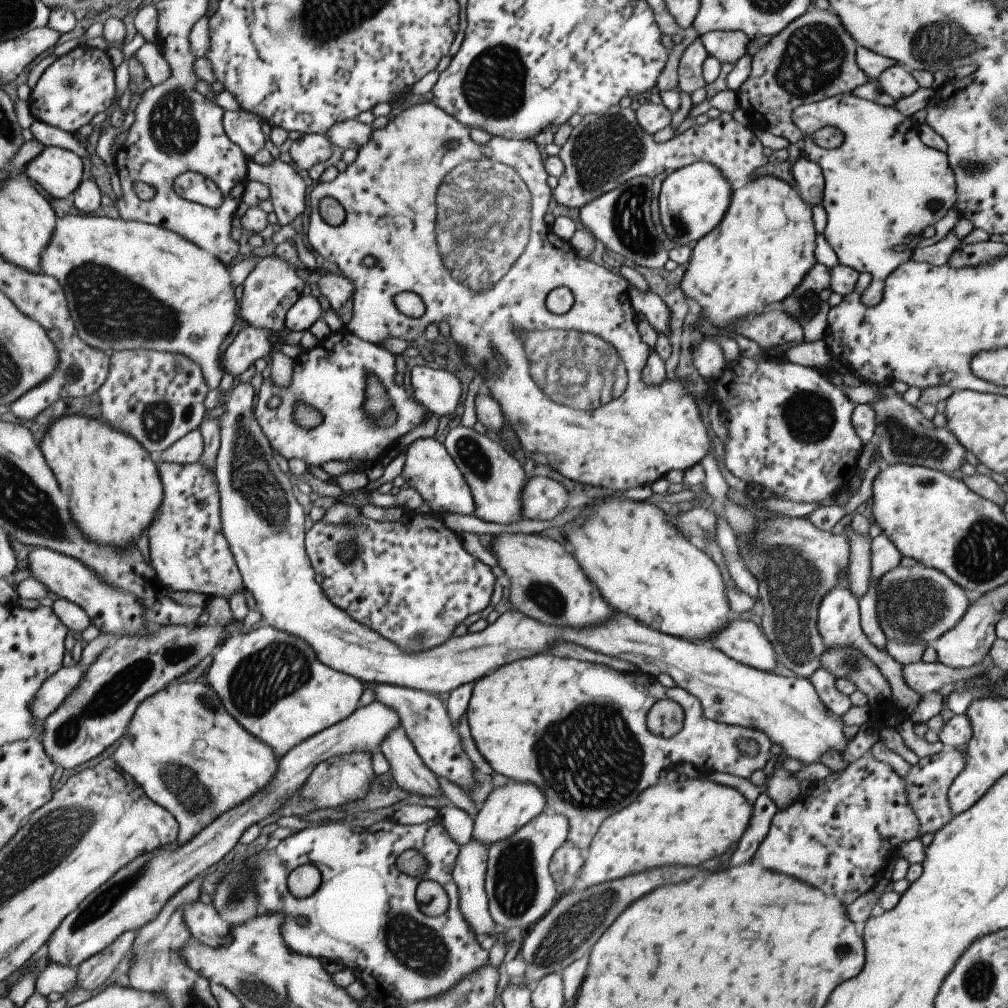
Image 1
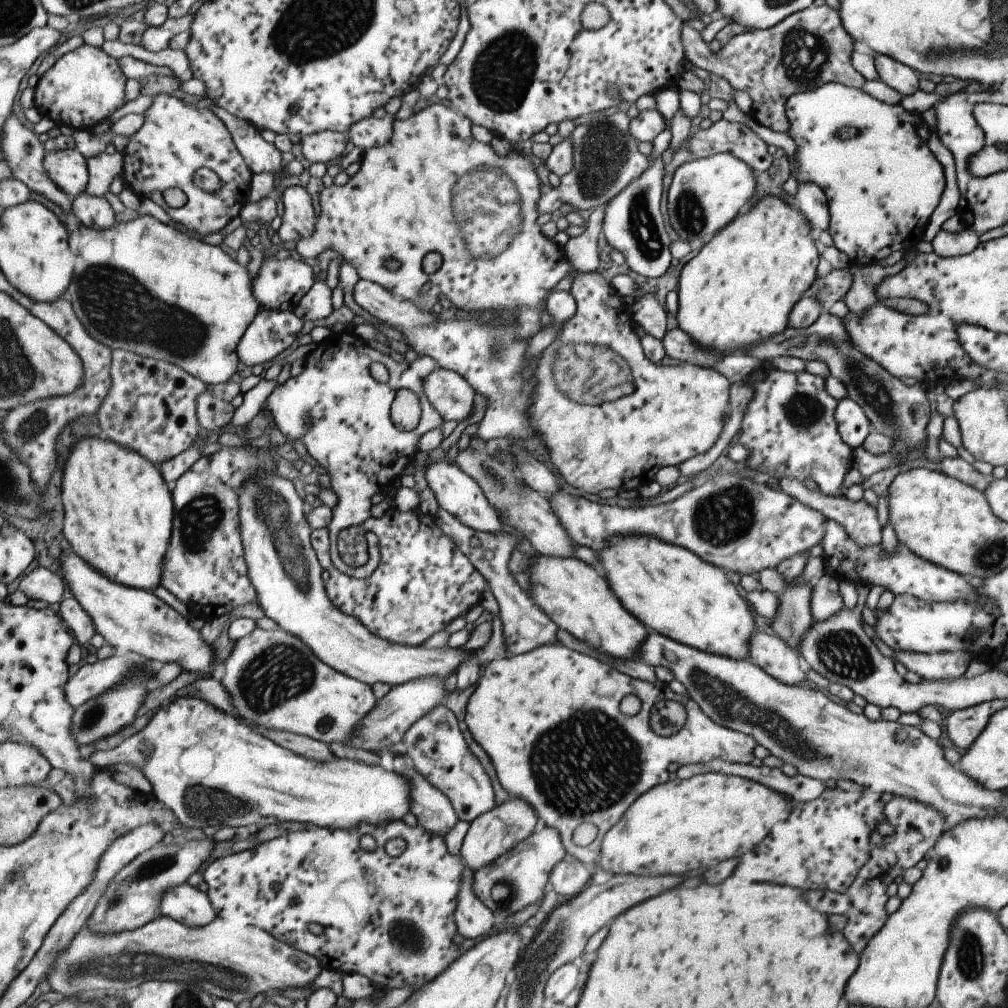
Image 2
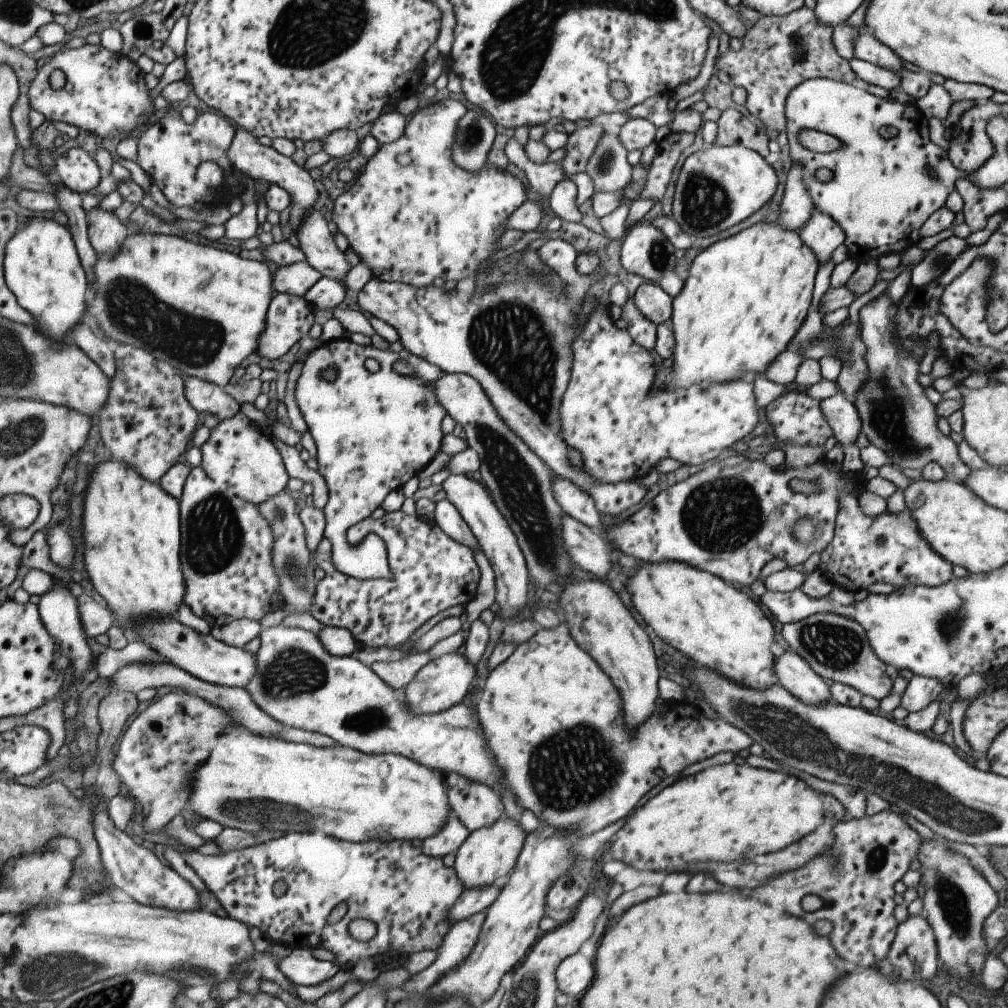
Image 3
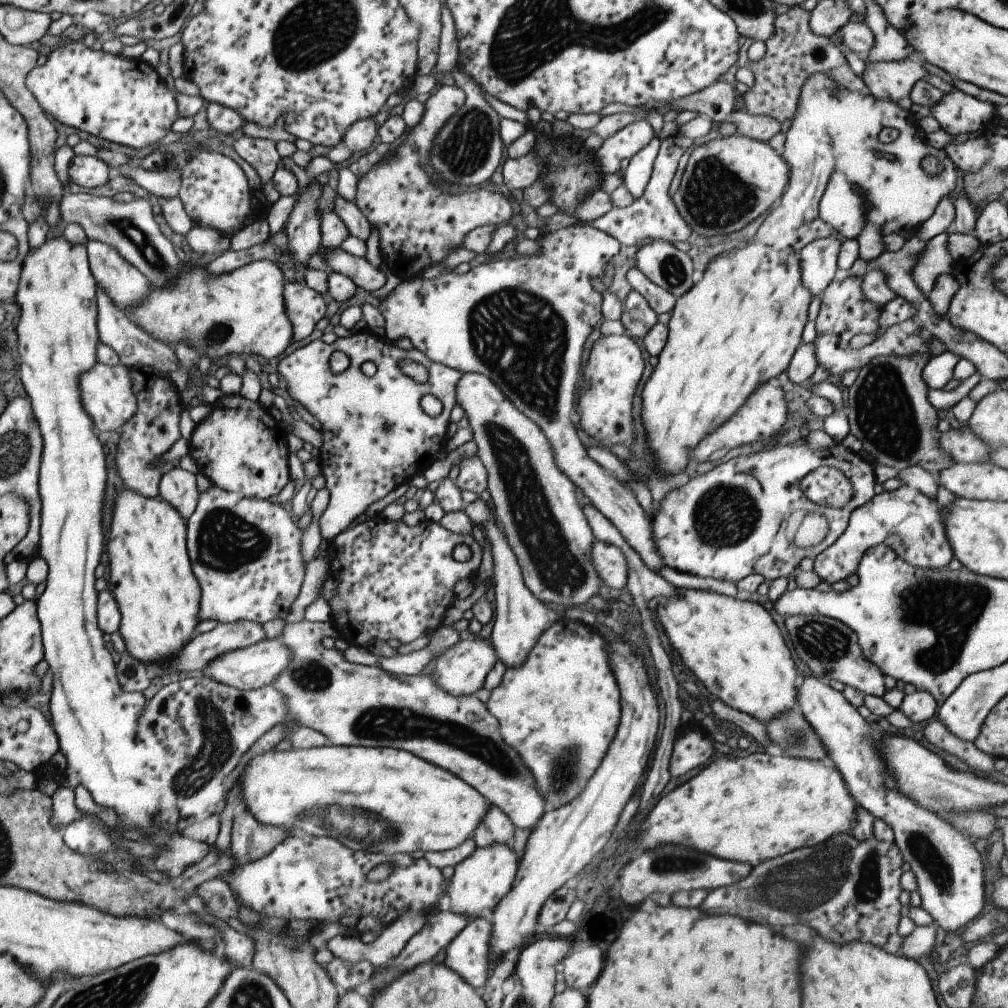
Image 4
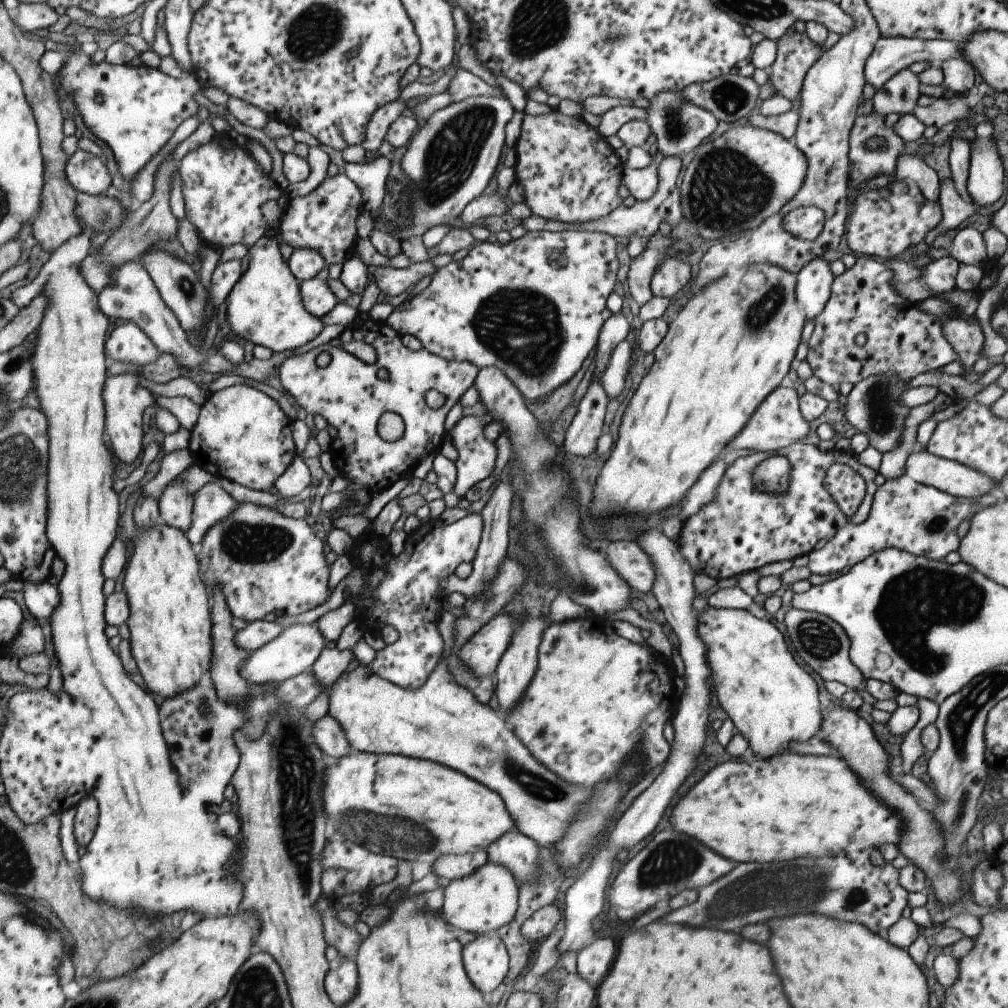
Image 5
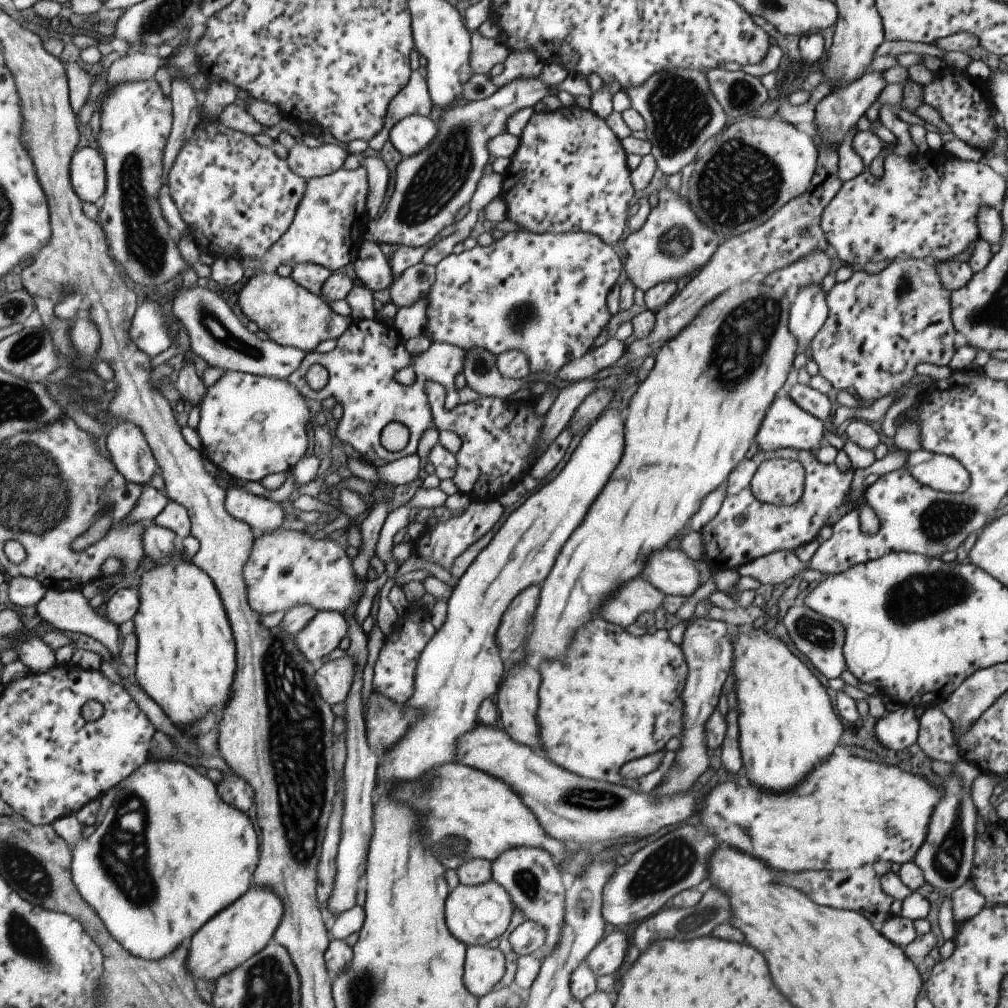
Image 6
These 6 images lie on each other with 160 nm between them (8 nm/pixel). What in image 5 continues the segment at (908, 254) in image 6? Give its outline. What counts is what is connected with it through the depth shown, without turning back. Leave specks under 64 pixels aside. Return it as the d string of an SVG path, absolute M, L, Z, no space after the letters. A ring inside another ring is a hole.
M980 123L973 128L975 138L970 148L965 188L975 204L993 204L1003 194L1003 166L995 147L992 126ZM881 174L871 178L862 190L857 190L853 209L845 218L846 243L853 255L892 259L910 246L915 248L925 243L925 234L933 229L941 218L938 202L907 193L893 194L884 189L887 184L887 176Z

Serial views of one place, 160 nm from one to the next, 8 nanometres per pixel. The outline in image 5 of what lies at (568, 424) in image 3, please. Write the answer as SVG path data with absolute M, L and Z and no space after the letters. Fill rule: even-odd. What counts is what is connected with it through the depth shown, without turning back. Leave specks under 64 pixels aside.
M623 339L610 352L606 367L598 377L608 400L621 394L625 386L625 374L630 371L629 364L631 364L631 344ZM778 386L775 390L772 390L757 405L753 414L746 420L744 427L741 427L741 430L728 442L725 452L727 450L741 450L741 448L745 448L745 450L774 453L802 439L809 430L809 422L799 412L797 400L798 397L793 387Z

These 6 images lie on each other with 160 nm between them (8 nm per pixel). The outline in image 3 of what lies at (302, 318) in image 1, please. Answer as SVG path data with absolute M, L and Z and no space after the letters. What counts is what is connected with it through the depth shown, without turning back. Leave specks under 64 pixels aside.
M321 277L303 296L305 302L315 310L333 310L341 303L345 296L346 287L343 283Z

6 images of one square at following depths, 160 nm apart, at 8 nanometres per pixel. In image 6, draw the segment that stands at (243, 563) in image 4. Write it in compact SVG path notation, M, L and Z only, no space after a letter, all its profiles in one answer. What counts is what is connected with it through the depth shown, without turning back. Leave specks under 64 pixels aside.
M277 527L271 532L254 531L252 547L242 568L247 604L258 615L291 607L308 606L314 611L344 611L357 604L366 581L358 581L344 548L326 537L314 540L305 531Z

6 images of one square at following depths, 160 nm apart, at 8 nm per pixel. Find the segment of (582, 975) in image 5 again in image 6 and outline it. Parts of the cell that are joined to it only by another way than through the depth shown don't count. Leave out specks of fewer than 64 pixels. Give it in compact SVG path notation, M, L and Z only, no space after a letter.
M618 928L601 939L585 957L585 964L595 977L611 974L617 975L617 968L623 964L623 956L627 952L627 940Z

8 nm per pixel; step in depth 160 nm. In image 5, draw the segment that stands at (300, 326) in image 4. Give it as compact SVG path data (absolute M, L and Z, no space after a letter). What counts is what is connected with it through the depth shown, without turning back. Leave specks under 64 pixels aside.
M307 279L298 283L298 287L304 309L316 317L328 313L337 304L338 300L323 280Z

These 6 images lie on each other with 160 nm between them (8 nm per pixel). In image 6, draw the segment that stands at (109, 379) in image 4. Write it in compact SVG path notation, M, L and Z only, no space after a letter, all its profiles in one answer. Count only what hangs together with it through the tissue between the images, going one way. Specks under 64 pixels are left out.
M115 421L106 434L108 458L125 480L147 485L157 468L151 449L141 430L127 421Z

